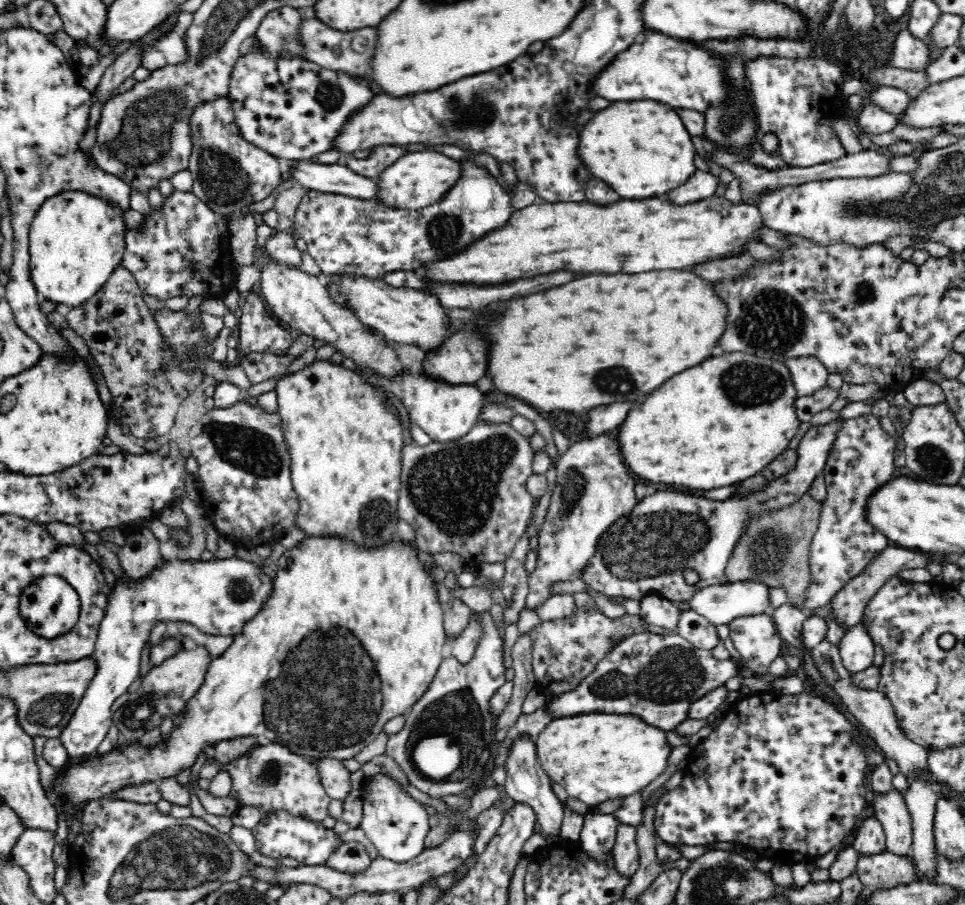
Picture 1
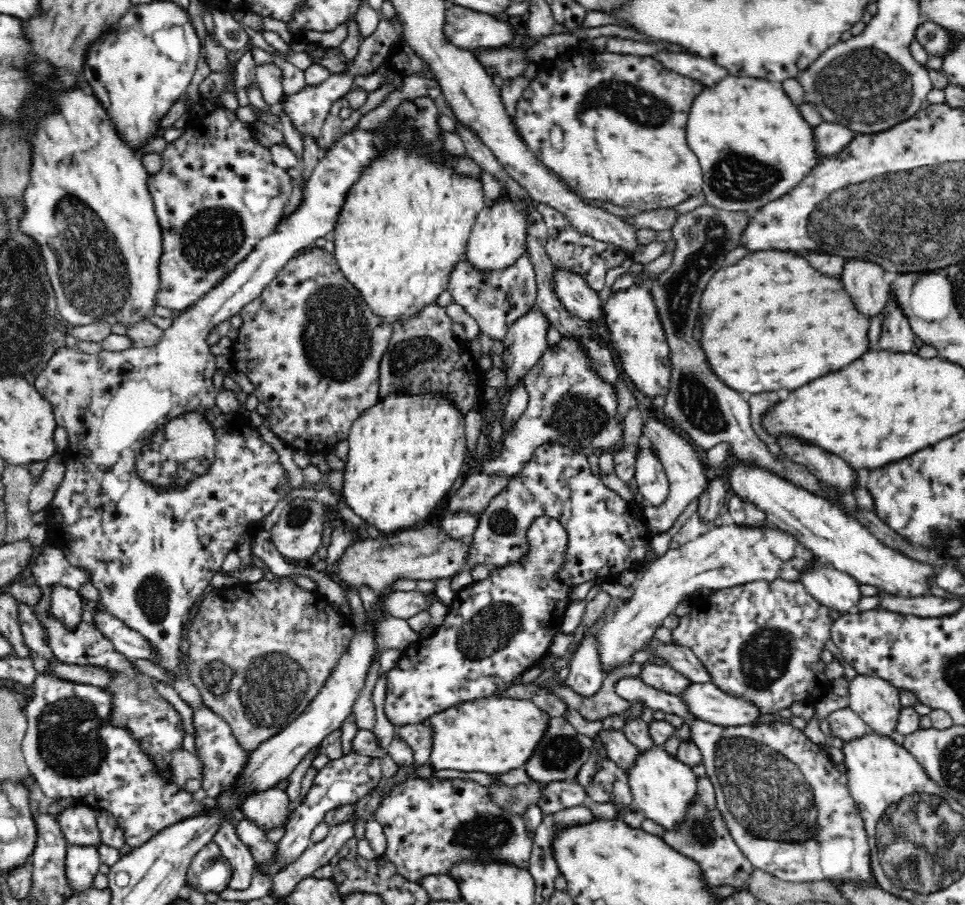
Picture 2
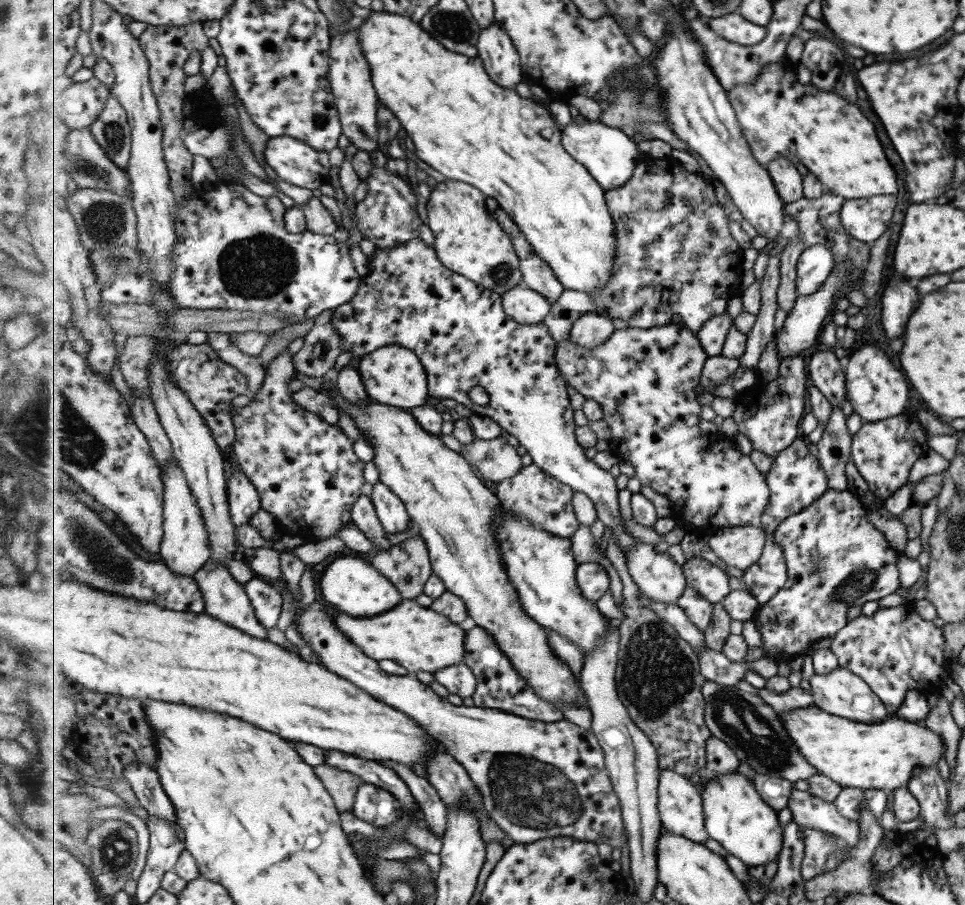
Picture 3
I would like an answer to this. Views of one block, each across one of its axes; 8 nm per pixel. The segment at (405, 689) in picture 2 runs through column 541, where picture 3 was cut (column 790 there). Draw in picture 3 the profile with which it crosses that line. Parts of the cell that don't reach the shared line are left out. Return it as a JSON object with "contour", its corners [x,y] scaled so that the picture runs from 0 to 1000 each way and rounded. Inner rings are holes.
{"contour":[[[855,541],[840,556],[839,561],[810,577],[803,594],[813,611],[817,642],[798,665],[788,671],[781,683],[793,709],[791,716],[794,725],[807,723],[813,730],[818,730],[830,723],[834,724],[842,709],[861,705],[877,691],[876,678],[880,672],[909,664],[918,656],[925,656],[932,649],[932,612],[921,603],[913,588],[898,576],[896,564],[884,545]]]}

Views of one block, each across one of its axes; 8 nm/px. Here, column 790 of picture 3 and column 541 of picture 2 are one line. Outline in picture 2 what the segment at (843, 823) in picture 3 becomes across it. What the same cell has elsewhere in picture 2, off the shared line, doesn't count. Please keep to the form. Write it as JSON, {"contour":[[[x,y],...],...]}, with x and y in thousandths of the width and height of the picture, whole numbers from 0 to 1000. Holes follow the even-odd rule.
{"contour":[[[599,859],[568,865],[560,888],[561,895],[568,899],[580,897],[587,892],[604,890],[609,884],[608,875]]]}

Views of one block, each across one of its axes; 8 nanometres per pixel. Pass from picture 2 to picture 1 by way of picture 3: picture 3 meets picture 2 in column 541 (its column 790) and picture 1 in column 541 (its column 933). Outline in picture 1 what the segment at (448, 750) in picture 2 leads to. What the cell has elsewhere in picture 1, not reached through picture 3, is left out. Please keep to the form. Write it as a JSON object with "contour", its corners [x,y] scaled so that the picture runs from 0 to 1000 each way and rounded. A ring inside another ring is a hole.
{"contour":[[[603,788],[578,792],[553,815],[553,821],[556,839],[569,860],[581,866],[588,880],[599,882],[609,893],[630,884],[646,885],[651,880],[665,875],[674,864],[690,853],[694,833],[699,825],[692,820],[688,806],[673,801],[655,788]]]}

